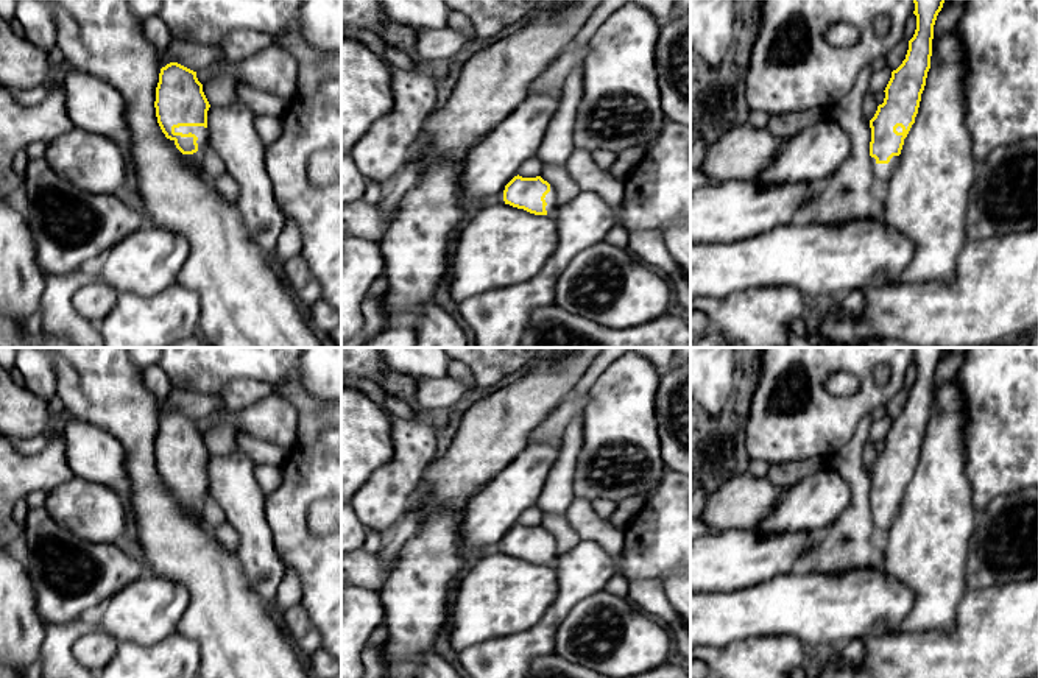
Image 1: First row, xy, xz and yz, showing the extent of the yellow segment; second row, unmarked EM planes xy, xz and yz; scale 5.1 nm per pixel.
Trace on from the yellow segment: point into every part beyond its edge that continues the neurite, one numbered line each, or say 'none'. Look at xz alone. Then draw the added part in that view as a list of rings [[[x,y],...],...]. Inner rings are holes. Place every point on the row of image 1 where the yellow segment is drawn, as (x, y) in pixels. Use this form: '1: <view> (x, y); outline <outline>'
1: xz (550, 198); outline [[[550,185],[550,192],[545,195],[544,200],[547,203],[545,206],[547,215],[553,217],[560,207],[560,203],[558,203],[556,190],[552,185]]]

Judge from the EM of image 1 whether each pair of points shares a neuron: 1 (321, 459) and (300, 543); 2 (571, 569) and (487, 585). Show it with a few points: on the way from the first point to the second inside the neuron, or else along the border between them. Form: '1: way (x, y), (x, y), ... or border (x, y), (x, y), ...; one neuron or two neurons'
1: way (306, 479), (296, 491), (296, 522); one neuron
2: border (554, 566), (557, 597), (547, 608); two neurons

